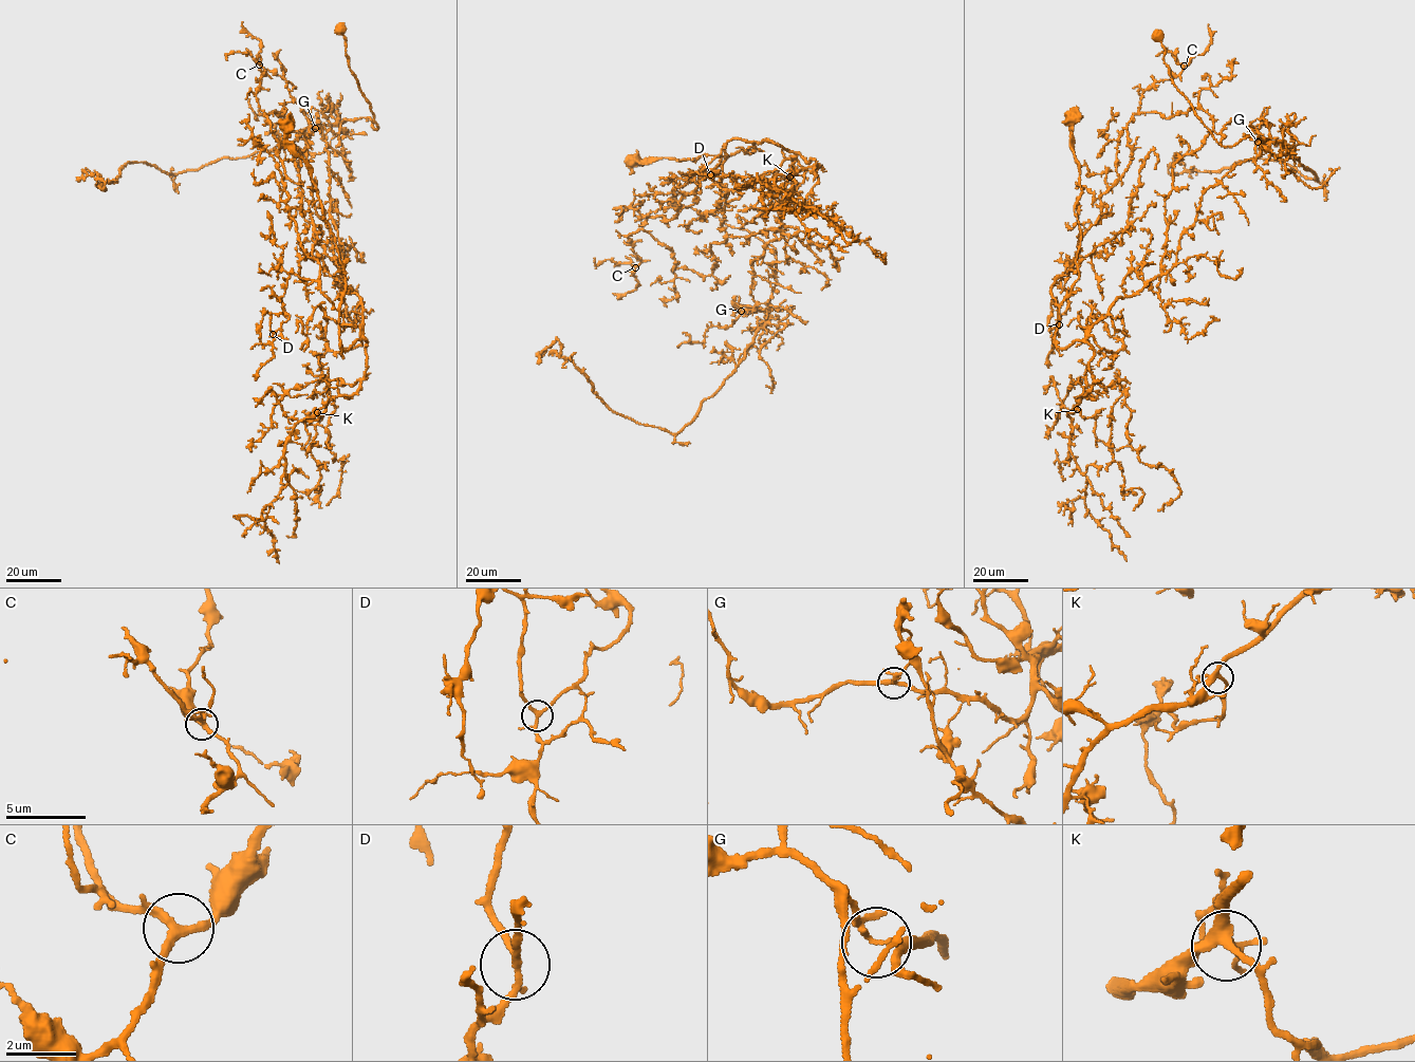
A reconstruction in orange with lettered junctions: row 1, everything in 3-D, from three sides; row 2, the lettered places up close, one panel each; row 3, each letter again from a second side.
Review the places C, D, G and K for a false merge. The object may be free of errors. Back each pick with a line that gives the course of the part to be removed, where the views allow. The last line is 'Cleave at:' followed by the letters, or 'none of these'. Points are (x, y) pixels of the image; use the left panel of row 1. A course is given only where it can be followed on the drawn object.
G: foreign part runs (315, 127), (337, 134), (340, 122), (178, 173), (126, 163), (105, 189), (93, 175), (77, 176)
Cleave at: G

